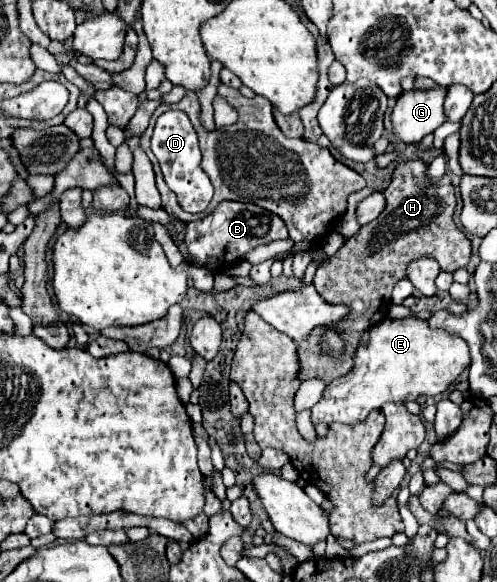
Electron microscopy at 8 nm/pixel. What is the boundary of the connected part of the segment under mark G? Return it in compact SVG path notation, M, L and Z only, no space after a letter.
M445 87L429 91L407 91L397 99L391 113L395 135L405 143L419 143L445 123Z

